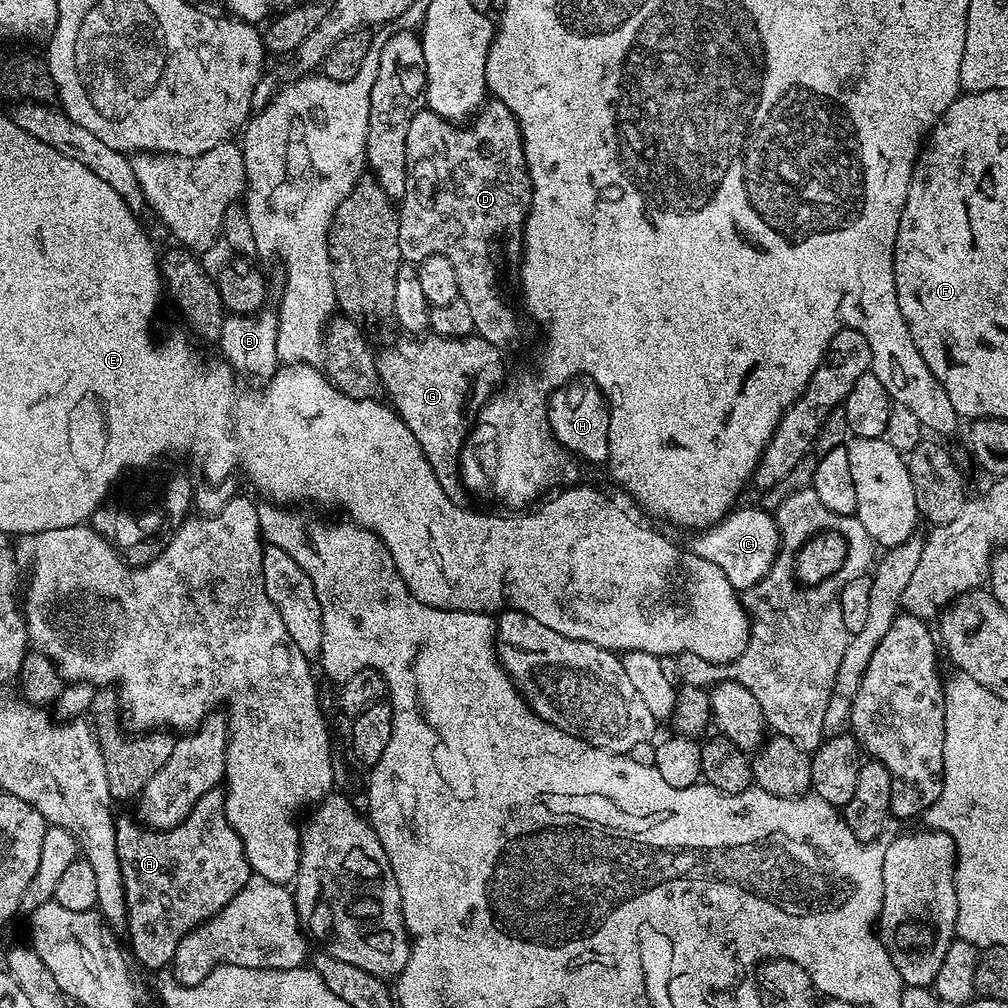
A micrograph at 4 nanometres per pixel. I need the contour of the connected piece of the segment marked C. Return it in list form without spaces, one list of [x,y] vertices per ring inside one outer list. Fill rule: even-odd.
[[[759,506],[753,508],[737,507],[728,513],[723,520],[703,529],[690,544],[690,550],[696,556],[706,558],[706,562],[714,562],[722,574],[730,582],[730,586],[743,590],[754,586],[770,570],[780,551],[780,532],[776,528],[776,517],[771,511]]]

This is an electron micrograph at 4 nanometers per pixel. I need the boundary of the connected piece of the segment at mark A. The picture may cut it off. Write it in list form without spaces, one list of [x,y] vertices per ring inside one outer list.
[[[214,787],[190,810],[181,824],[163,830],[149,830],[139,819],[124,816],[116,820],[116,845],[118,862],[122,866],[122,882],[126,890],[126,910],[128,911],[128,944],[130,956],[144,968],[164,968],[171,965],[178,950],[178,942],[199,924],[205,924],[210,917],[218,914],[242,886],[246,886],[250,875],[248,859],[244,853],[242,838],[230,826],[224,813],[224,792]]]

